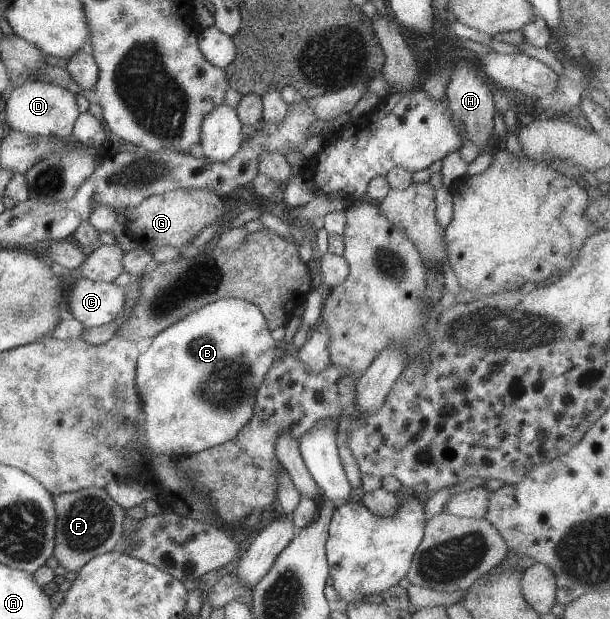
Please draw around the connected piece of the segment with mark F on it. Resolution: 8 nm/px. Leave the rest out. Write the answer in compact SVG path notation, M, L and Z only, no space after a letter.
M88 487L71 493L53 495L55 508L55 545L53 556L66 571L77 571L88 560L117 549L123 534L125 510L104 489Z

